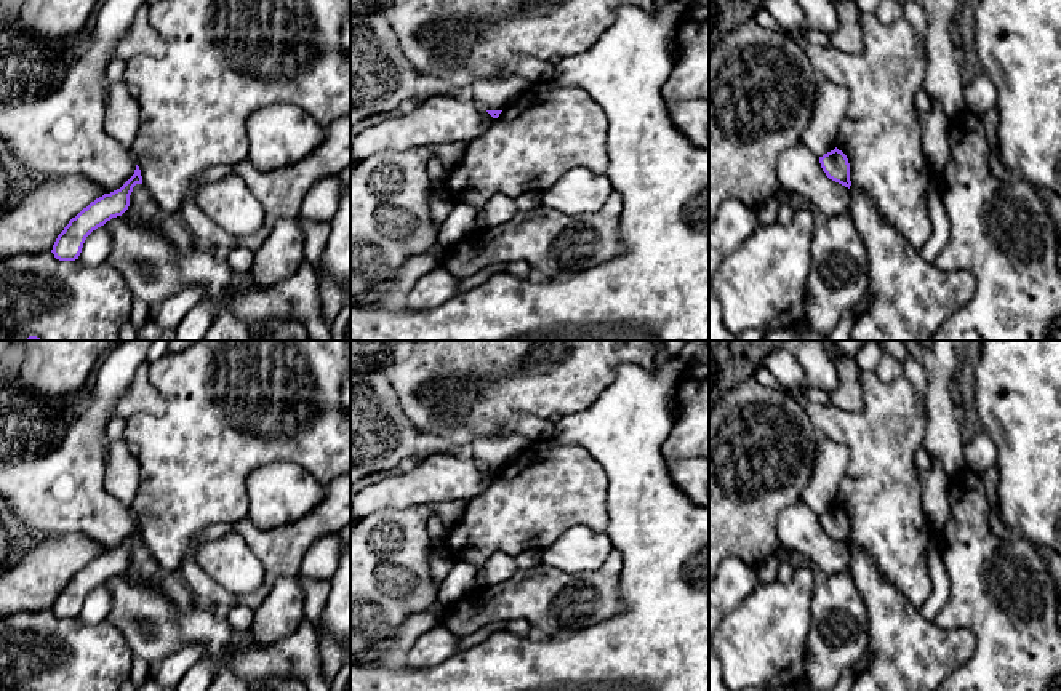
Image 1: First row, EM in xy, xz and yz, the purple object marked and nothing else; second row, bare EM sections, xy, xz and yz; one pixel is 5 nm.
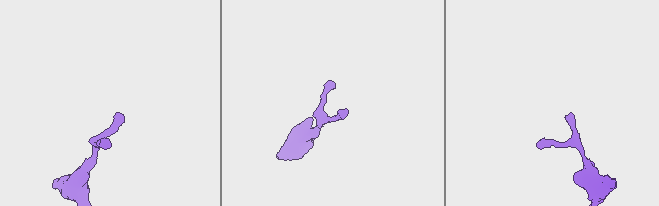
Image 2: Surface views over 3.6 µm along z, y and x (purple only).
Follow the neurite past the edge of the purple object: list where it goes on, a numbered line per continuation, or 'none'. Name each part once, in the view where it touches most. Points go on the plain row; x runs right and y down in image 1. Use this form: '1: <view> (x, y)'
none

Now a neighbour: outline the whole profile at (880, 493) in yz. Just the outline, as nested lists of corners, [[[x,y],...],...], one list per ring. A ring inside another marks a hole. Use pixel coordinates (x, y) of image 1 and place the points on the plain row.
[[[859,369],[864,408],[848,413],[837,406],[808,401],[803,408],[818,433],[850,451],[845,477],[837,493],[837,507],[850,521],[850,547],[872,555],[883,579],[888,581],[915,609],[931,593],[927,550],[931,529],[922,518],[922,480],[914,454],[927,432],[927,400],[920,398],[911,381],[903,376],[885,382]]]

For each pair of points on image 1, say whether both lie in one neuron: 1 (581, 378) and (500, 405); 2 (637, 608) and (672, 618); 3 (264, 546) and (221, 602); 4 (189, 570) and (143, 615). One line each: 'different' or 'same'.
1: same
2: same
3: same
4: different

